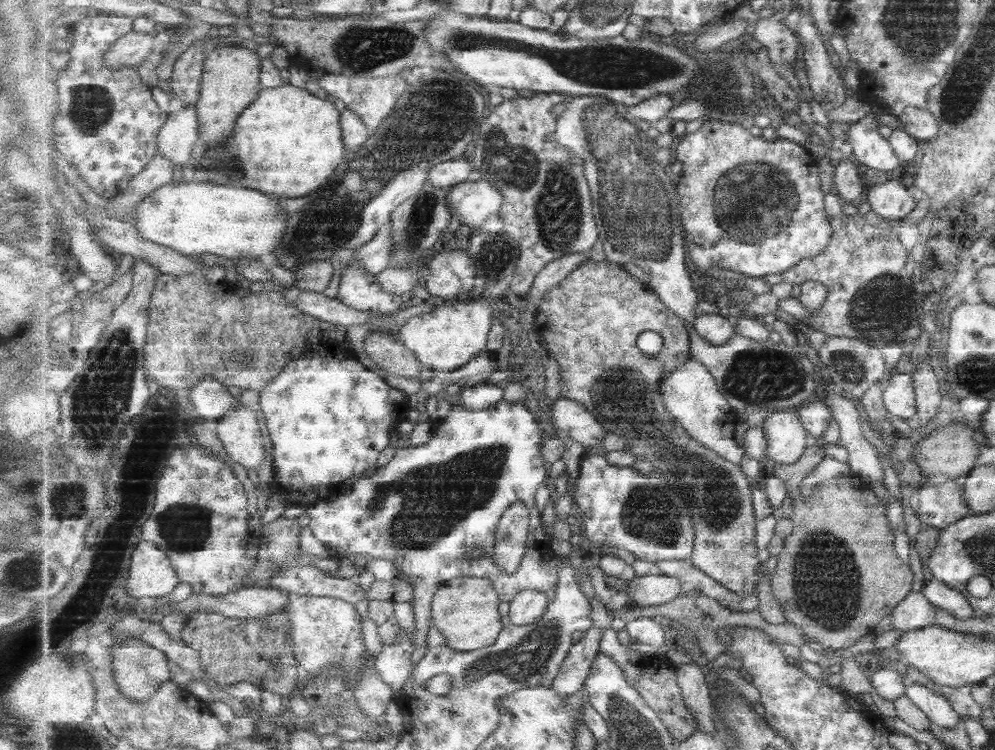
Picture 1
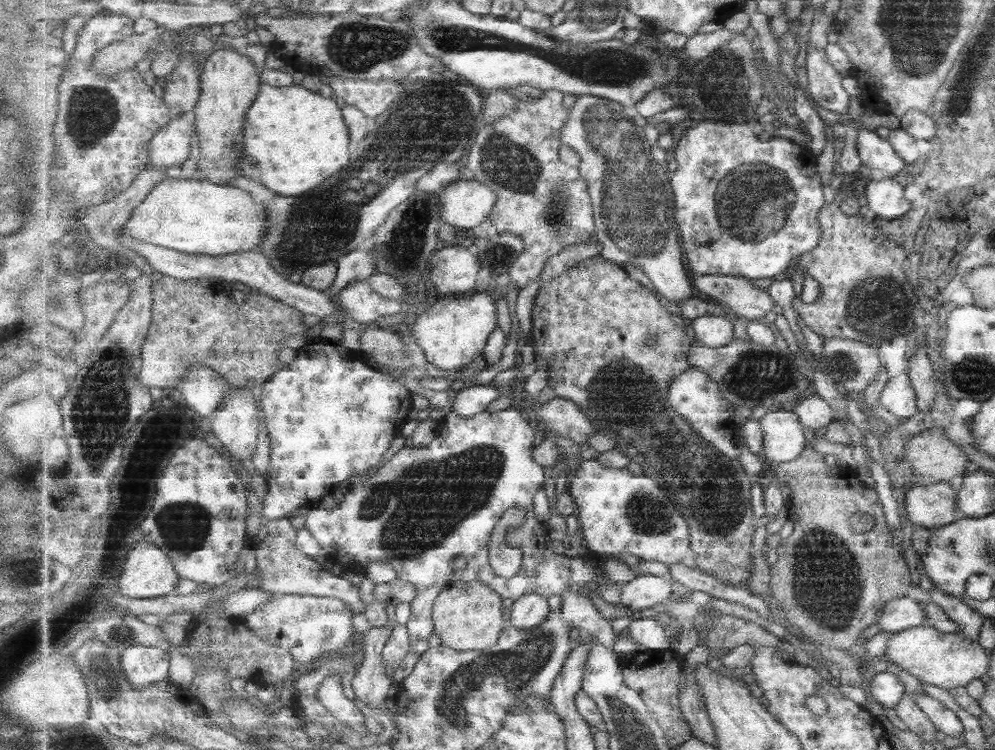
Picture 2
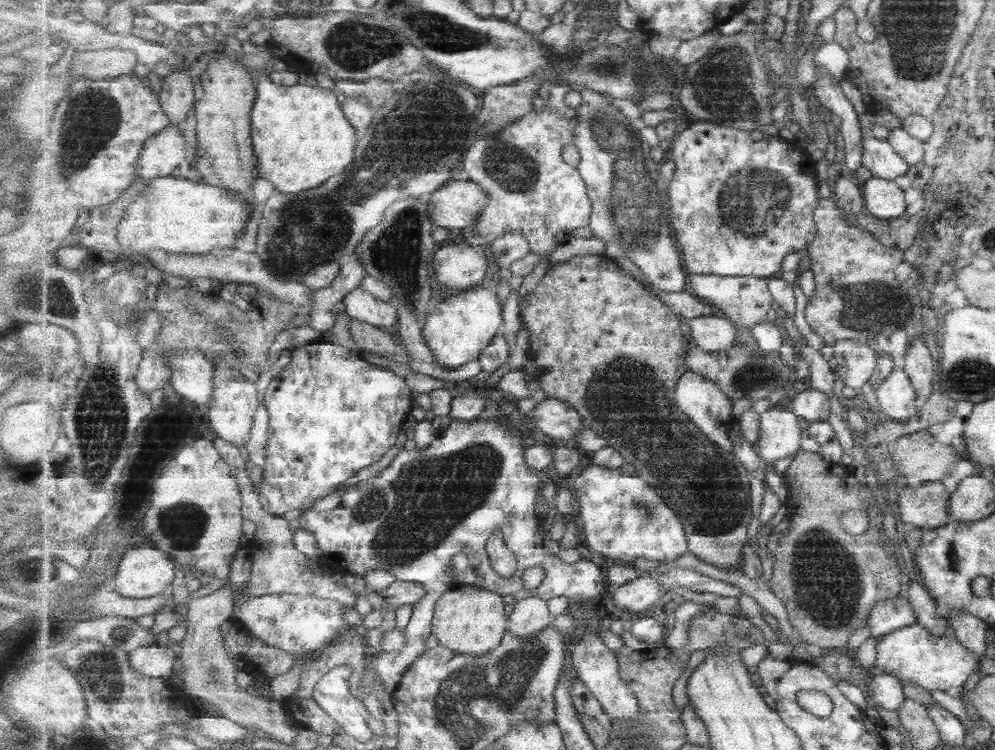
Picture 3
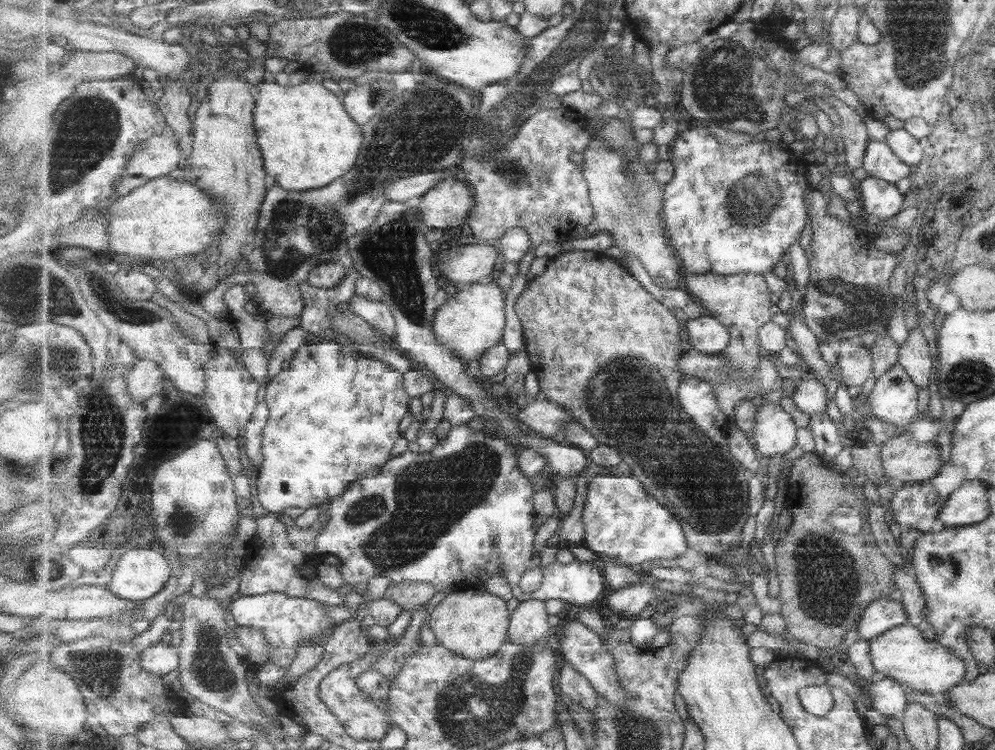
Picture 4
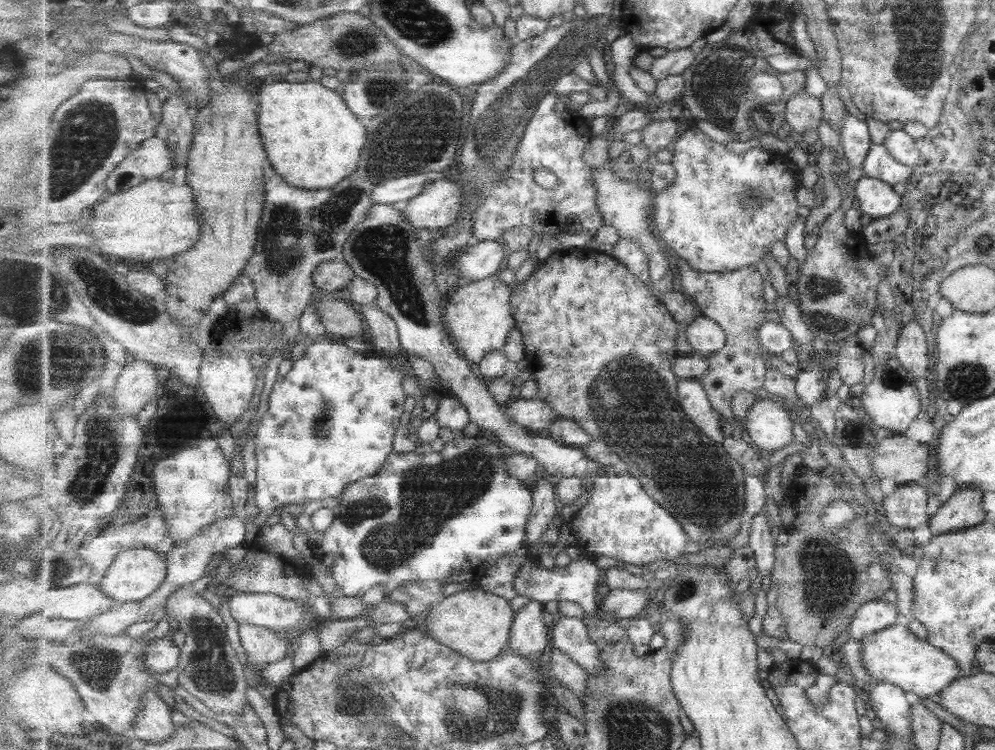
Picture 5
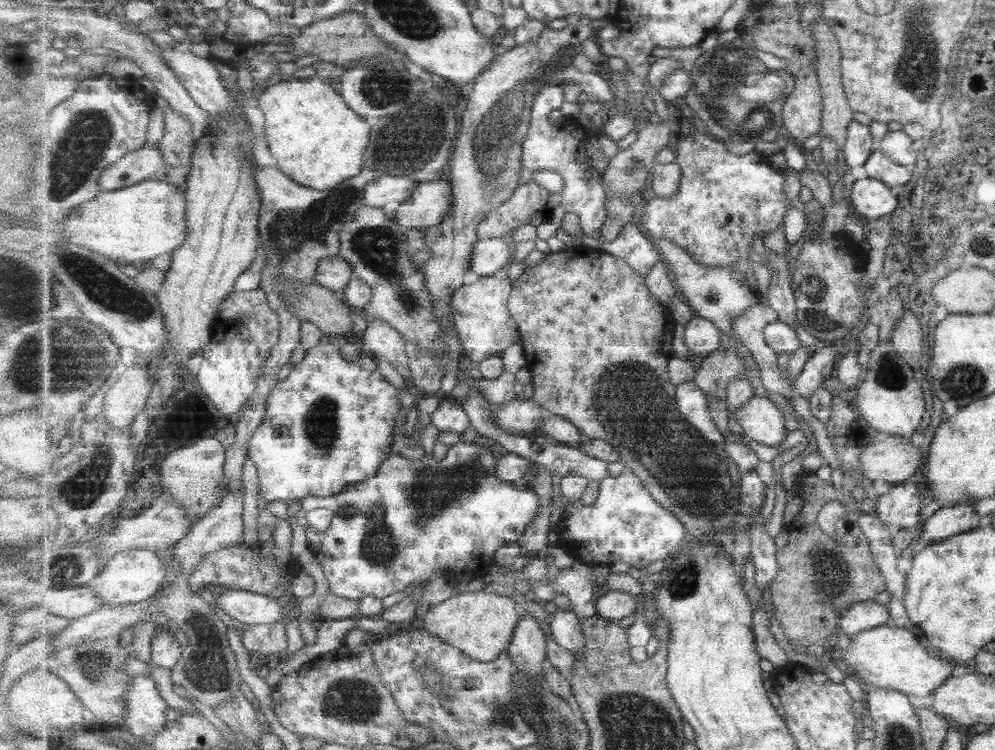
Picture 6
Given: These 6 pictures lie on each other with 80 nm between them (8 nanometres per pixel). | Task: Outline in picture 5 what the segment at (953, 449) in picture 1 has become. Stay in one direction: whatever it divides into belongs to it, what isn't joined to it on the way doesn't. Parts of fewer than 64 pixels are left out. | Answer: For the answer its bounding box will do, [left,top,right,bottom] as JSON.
[871,434,934,486]

